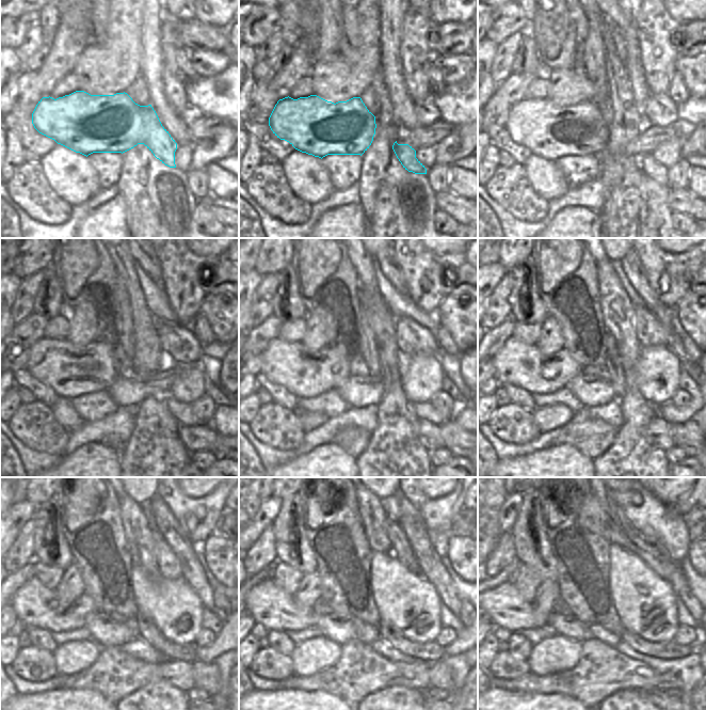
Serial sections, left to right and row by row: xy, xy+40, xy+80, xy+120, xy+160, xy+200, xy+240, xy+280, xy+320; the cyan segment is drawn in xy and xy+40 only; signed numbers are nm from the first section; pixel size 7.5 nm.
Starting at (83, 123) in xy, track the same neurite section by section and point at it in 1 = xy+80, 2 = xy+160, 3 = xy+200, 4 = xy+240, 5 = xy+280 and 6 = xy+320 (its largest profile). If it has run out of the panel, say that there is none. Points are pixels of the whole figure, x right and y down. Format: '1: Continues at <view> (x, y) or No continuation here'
1: Continues at xy+80 (548, 130)
2: Continues at xy+160 (306, 374)
3: Continues at xy+200 (519, 364)
4: Continues at xy+240 (35, 605)
5: Continues at xy+280 (270, 605)
6: Continues at xy+320 (506, 608)

